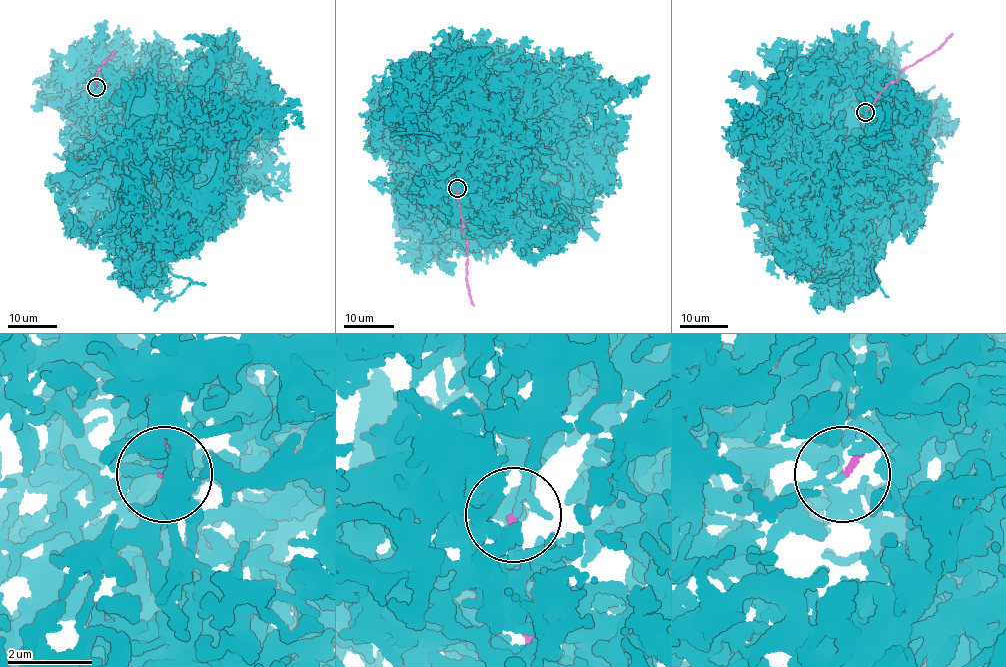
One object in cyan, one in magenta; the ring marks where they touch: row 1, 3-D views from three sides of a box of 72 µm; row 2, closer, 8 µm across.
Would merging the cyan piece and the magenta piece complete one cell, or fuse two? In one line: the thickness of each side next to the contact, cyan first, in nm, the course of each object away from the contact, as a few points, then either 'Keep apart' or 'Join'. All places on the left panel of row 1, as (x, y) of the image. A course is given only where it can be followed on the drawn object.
Thickness 130 nm (cyan) against 110 nm. Course of cyan: (96, 88), (99, 96), (107, 99), (134, 121), (136, 129), (170, 157), (173, 166), (170, 170). Course of magenta: (96, 87), (98, 68), (117, 51). Keep apart

